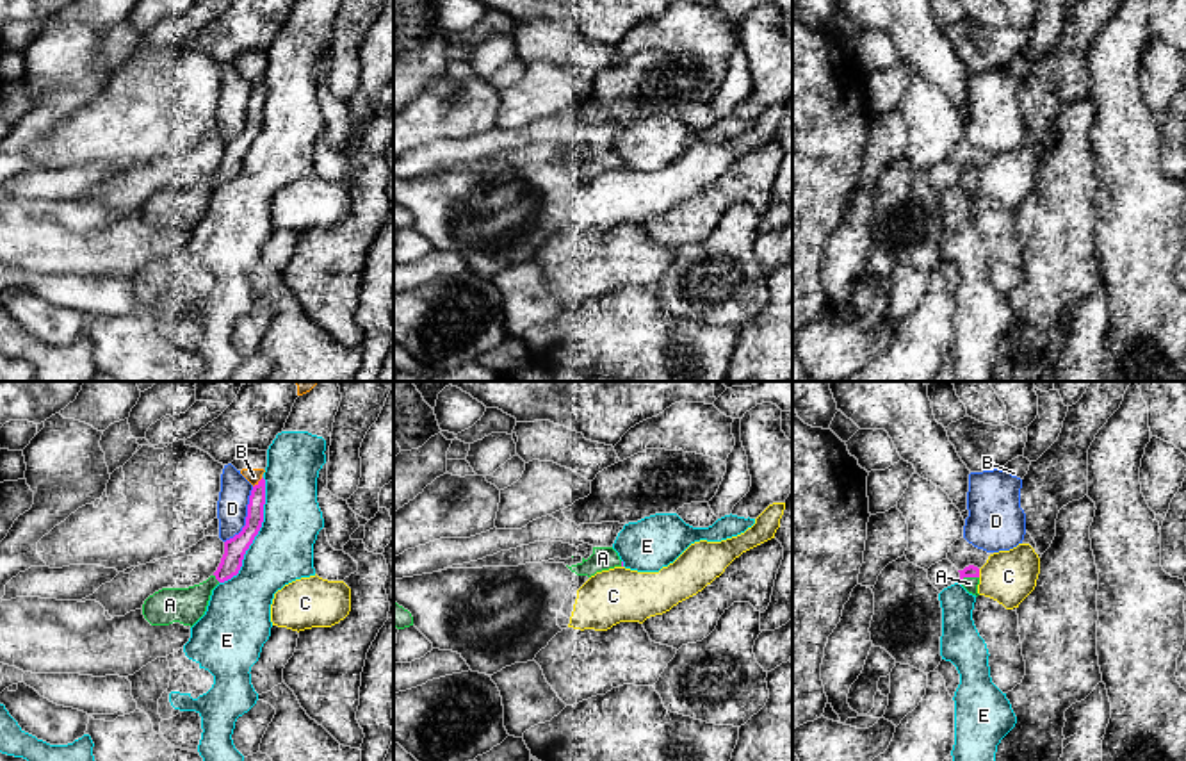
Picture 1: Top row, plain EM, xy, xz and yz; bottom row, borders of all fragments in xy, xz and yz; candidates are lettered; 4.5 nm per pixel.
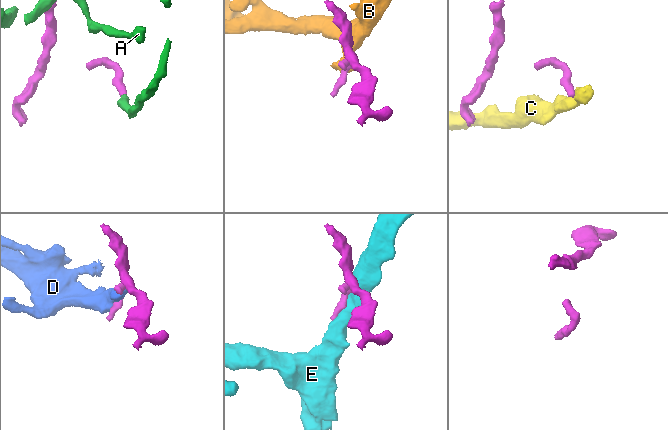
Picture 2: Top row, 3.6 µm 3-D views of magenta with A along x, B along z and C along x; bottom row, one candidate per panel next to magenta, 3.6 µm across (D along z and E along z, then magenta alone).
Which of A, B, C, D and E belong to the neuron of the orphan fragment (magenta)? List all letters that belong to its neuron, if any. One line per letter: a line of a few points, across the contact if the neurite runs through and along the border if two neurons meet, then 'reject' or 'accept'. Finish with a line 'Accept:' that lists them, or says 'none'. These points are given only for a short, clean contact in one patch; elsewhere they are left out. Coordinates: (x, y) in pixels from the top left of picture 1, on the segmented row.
A: accept
B: line xy (262, 478), (253, 487); reject
C: line yz (978, 569), (980, 576); reject
D: reject
E: reject
Accept: A

